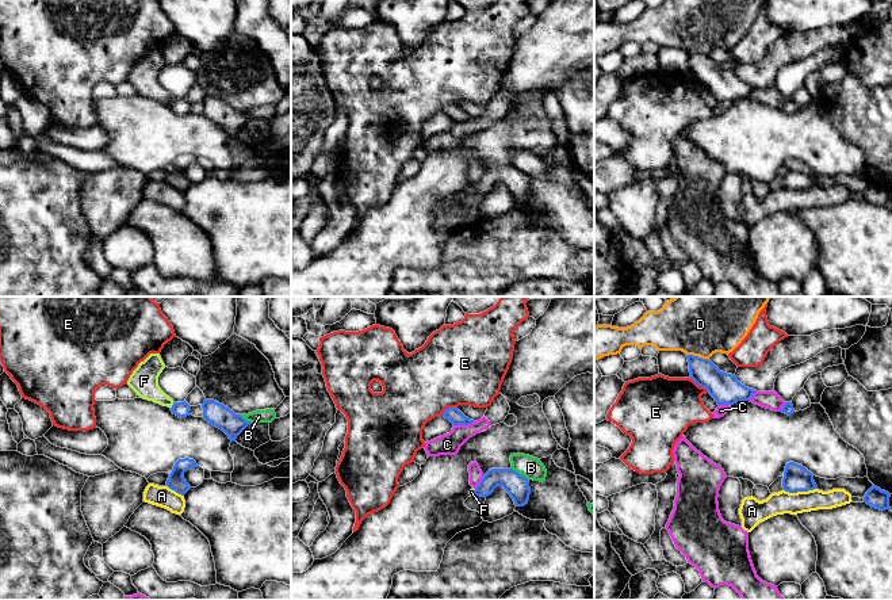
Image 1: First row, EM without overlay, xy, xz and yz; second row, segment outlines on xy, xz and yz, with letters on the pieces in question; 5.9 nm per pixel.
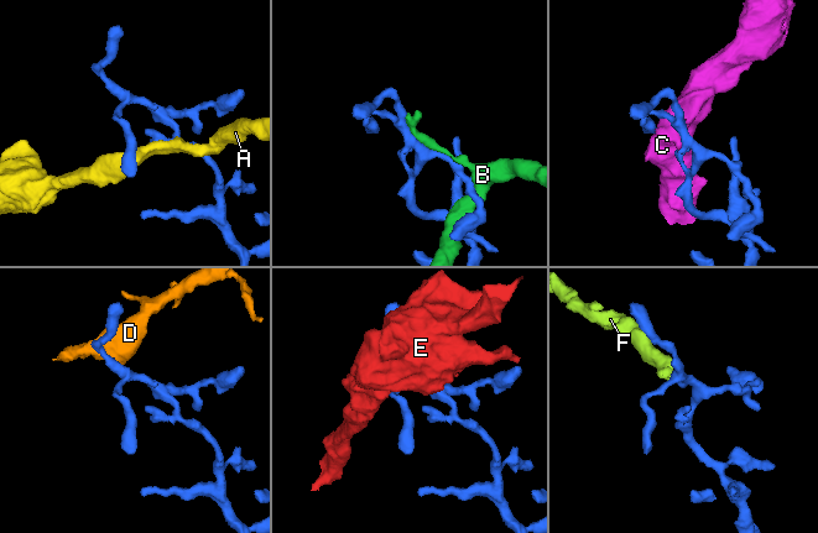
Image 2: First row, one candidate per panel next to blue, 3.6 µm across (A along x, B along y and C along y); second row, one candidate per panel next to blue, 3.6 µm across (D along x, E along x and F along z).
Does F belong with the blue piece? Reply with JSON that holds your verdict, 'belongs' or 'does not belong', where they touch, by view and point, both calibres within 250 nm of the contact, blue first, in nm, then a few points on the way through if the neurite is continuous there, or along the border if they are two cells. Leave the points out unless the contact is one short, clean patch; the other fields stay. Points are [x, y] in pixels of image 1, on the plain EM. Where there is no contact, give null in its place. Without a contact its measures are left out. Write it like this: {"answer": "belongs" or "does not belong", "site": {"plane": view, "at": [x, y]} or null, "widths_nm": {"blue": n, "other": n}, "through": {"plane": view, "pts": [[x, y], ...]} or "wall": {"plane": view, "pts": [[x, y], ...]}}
{"answer": "does not belong", "site": {"plane": "xy", "at": [172, 103]}, "widths_nm": {"blue": 90, "other": 170}, "wall": {"plane": "xy", "pts": [[173, 100], [171, 104]]}}

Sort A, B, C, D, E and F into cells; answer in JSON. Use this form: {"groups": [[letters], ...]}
{"groups": [["A"], ["B"], ["C", "F"], ["D"], ["E"]]}

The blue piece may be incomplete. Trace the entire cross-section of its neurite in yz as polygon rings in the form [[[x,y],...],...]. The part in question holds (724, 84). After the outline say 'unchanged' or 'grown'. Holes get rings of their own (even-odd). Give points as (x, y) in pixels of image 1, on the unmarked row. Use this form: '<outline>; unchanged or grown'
[[[686,51],[690,76],[705,84],[717,102],[749,98],[757,87],[742,81],[735,72],[720,68],[711,57]]]; unchanged

